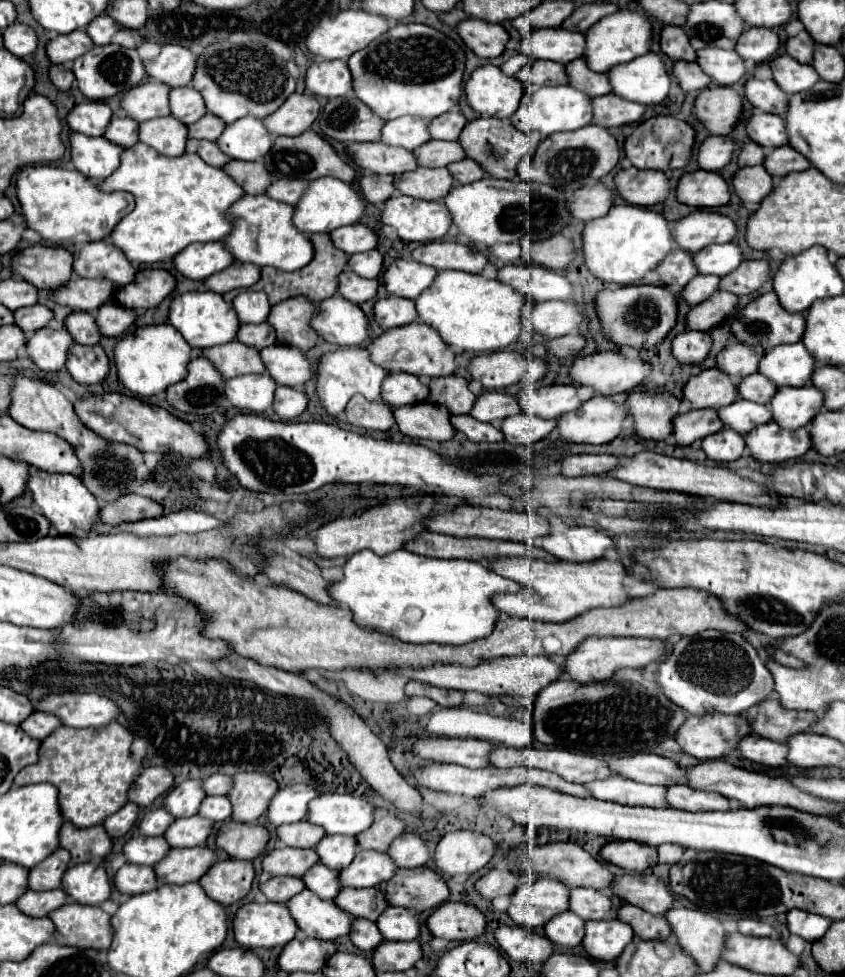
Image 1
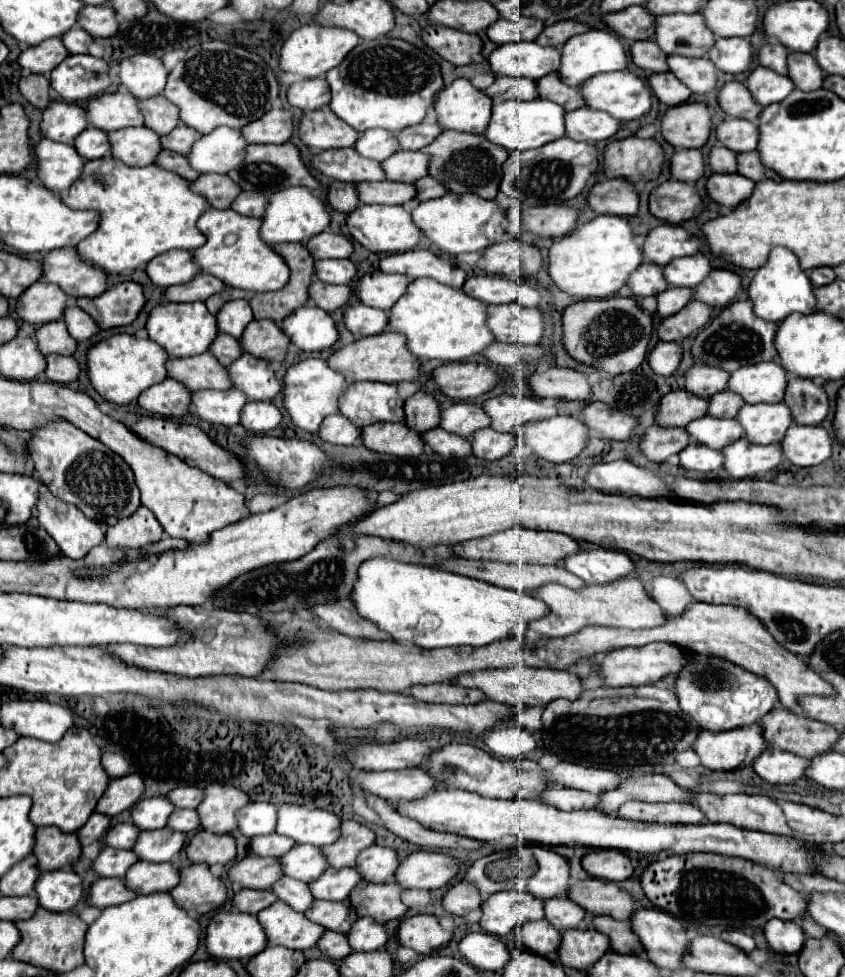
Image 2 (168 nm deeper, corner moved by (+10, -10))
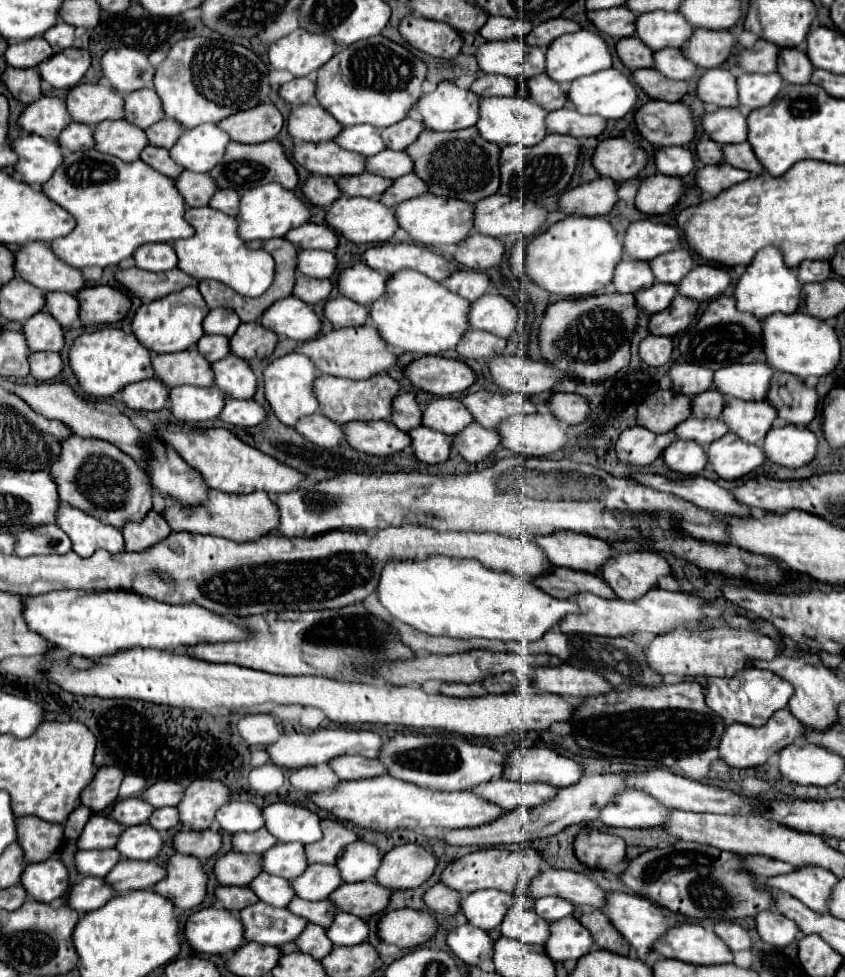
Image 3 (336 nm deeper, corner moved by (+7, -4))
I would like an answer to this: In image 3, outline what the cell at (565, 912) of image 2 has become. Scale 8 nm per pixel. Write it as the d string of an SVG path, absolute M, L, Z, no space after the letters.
M545 896L545 898L539 898L533 906L537 910L537 914L541 914L541 918L545 918L547 922L557 922L569 914L573 914L573 904L563 900L563 898L557 898L557 896Z

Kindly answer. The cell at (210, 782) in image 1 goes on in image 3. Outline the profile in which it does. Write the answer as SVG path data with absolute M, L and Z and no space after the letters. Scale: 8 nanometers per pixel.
M157 782L153 786L147 786L141 794L145 802L149 802L153 808L163 808L163 806L177 806L183 798L185 788L179 786L177 782Z

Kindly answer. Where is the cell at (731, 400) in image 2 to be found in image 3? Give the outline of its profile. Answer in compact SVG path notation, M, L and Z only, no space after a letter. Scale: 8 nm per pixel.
M707 390L691 398L693 400L693 416L697 418L719 418L725 398L717 390Z

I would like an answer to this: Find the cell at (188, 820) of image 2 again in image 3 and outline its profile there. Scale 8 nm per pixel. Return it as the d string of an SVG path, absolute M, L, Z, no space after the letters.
M157 808L151 816L149 816L149 826L153 826L155 830L169 830L179 826L179 816L175 808Z

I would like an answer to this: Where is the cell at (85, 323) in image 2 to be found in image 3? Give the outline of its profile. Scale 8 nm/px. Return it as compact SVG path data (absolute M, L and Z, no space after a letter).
M53 292L53 294L45 294L45 310L55 316L55 320L63 326L63 328L71 328L71 326L79 326L79 308L77 308L77 300L71 294L65 292Z

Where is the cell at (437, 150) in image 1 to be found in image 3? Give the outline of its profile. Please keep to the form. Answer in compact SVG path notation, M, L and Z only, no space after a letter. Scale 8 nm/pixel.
M381 150L379 154L365 158L365 172L377 174L377 176L383 176L389 180L409 174L411 170L413 170L413 160L405 152Z

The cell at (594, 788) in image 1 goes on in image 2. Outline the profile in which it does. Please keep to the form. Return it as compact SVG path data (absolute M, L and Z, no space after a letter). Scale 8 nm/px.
M548 788L542 792L542 802L552 804L560 810L588 810L598 808L600 796L592 792L578 792L574 788Z

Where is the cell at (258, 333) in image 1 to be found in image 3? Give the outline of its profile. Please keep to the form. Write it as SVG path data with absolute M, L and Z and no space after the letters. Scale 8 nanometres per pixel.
M203 336L195 348L205 356L209 362L217 362L229 354L229 338L227 336Z

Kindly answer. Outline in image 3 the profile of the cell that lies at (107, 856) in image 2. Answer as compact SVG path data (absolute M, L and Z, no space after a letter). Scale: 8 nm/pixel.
M77 850L75 854L75 866L81 876L97 876L105 878L109 870L119 862L119 852L109 850Z

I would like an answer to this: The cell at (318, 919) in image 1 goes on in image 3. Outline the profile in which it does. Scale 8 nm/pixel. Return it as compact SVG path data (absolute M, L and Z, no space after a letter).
M263 902L241 910L239 920L243 924L243 936L247 942L267 946L281 946L285 942L293 942L307 926L305 918L289 914L287 908L273 908Z

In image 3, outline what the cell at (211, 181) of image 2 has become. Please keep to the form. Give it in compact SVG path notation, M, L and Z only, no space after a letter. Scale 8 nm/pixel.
M183 170L179 178L175 178L175 186L187 206L207 206L217 188L209 174L195 174L189 170Z

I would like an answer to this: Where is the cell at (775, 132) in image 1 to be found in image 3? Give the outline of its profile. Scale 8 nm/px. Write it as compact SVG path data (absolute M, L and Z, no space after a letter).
M715 108L701 116L703 132L717 144L737 144L747 140L747 118L737 108Z

